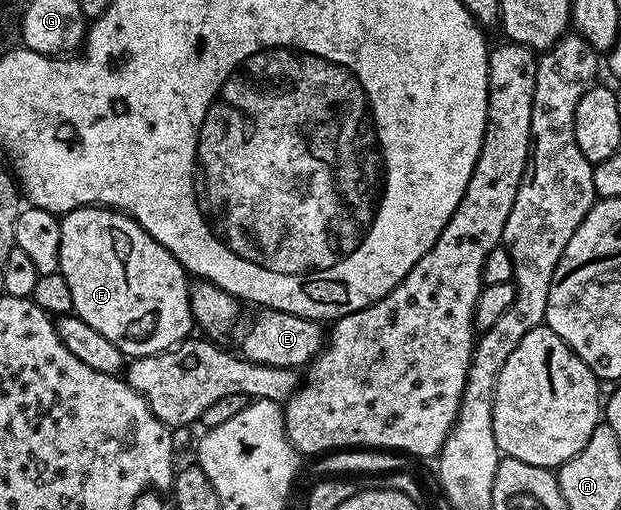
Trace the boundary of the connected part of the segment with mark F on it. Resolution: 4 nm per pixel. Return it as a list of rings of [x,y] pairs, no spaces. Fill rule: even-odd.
[[[86,205],[62,214],[59,272],[73,295],[73,313],[93,331],[101,331],[109,343],[116,345],[124,358],[134,359],[160,353],[179,345],[192,336],[191,288],[189,274],[172,253],[153,235],[149,235],[133,218],[118,209]]]

